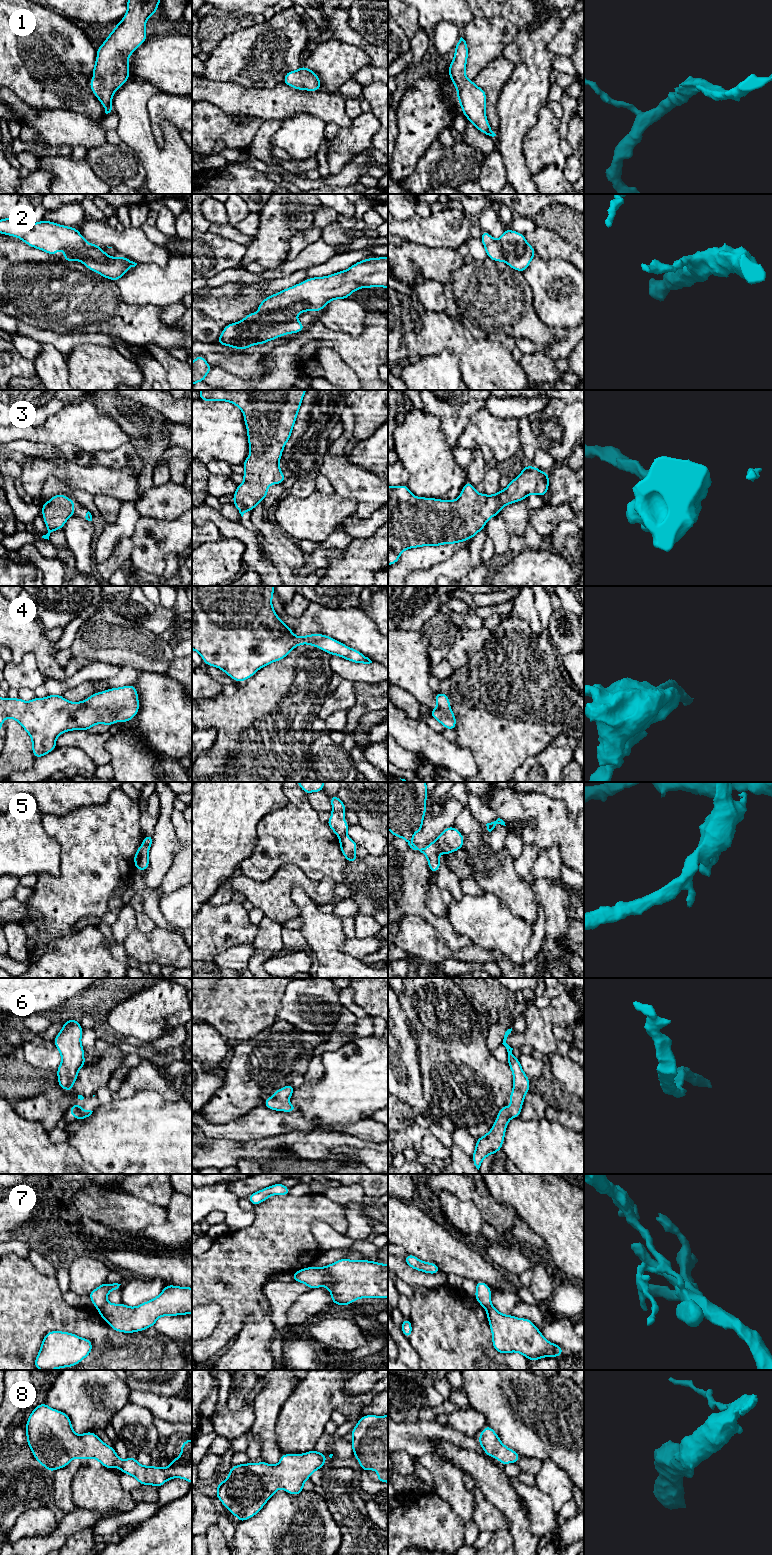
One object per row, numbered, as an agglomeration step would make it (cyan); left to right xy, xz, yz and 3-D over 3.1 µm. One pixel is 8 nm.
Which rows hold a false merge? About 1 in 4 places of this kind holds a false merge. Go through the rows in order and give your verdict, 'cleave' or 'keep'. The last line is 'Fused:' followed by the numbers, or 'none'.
1: keep
2: keep
3: keep
4: keep
5: cleave
6: keep
7: cleave
8: keep
Fused: 5, 7

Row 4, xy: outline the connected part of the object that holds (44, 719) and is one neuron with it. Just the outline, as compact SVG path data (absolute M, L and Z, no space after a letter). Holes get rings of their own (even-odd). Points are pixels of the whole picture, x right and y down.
M135 685L111 688L96 692L81 702L67 701L61 695L48 695L45 698L35 697L29 702L21 698L0 698L0 727L6 718L16 720L32 739L32 752L36 758L42 757L56 749L57 737L72 730L87 731L95 724L110 726L118 722L128 722L139 710L140 704Z

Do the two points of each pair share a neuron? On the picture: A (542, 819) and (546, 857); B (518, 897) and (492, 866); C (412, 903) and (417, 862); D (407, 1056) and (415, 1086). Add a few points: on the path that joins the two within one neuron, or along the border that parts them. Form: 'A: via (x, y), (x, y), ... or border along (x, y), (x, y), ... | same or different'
A: border along (540, 850), (556, 845), (562, 862) | different
B: via (511, 889), (496, 874) | same
C: via (412, 893), (412, 872) | same
D: via (407, 1063), (412, 1079) | same

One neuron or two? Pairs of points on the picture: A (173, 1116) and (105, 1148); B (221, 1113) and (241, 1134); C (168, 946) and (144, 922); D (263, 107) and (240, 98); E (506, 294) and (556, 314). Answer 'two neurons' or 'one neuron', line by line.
A: one neuron
B: two neurons
C: two neurons
D: one neuron
E: two neurons

